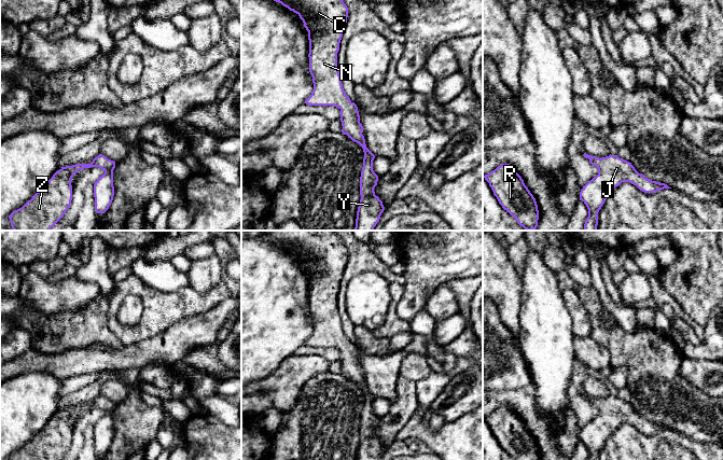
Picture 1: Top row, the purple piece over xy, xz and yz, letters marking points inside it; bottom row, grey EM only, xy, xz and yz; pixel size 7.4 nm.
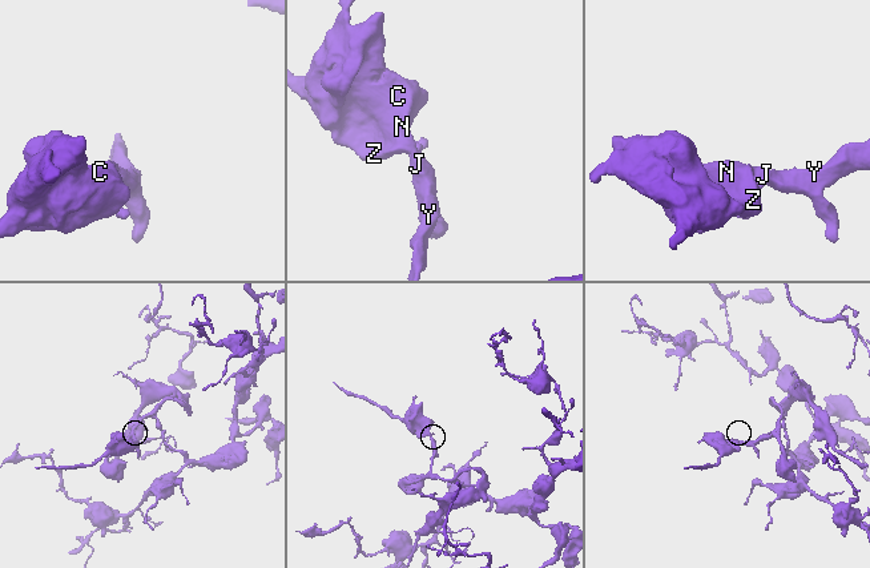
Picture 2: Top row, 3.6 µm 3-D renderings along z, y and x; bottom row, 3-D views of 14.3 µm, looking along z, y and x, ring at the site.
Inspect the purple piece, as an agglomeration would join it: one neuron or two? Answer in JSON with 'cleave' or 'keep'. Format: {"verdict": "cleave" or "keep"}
{"verdict": "keep"}

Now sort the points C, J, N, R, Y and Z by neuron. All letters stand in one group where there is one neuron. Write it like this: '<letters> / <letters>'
C J N R Y Z

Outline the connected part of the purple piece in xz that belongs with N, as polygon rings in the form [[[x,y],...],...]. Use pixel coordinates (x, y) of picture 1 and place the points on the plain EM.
[[[241,231],[241,239],[264,236],[270,241],[281,245],[296,254],[308,273],[309,281],[309,313],[312,318],[314,331],[305,341],[308,347],[332,347],[340,351],[342,374],[352,382],[359,385],[364,393],[363,408],[360,418],[360,436],[357,460],[380,460],[385,451],[383,443],[375,436],[378,417],[373,412],[375,396],[366,389],[363,367],[360,364],[358,348],[346,336],[339,311],[337,309],[337,294],[347,264],[348,249],[335,231],[295,231],[294,233],[278,233],[277,231]]]

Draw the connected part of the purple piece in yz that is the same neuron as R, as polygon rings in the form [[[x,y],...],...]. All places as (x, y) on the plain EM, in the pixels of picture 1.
[[[510,405],[483,417],[502,449],[515,460],[539,460],[536,440]]]

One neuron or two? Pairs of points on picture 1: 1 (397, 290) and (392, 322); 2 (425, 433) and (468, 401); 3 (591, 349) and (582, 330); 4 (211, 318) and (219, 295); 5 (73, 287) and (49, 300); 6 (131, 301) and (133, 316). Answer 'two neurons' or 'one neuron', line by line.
1: one neuron
2: two neurons
3: two neurons
4: two neurons
5: one neuron
6: one neuron

